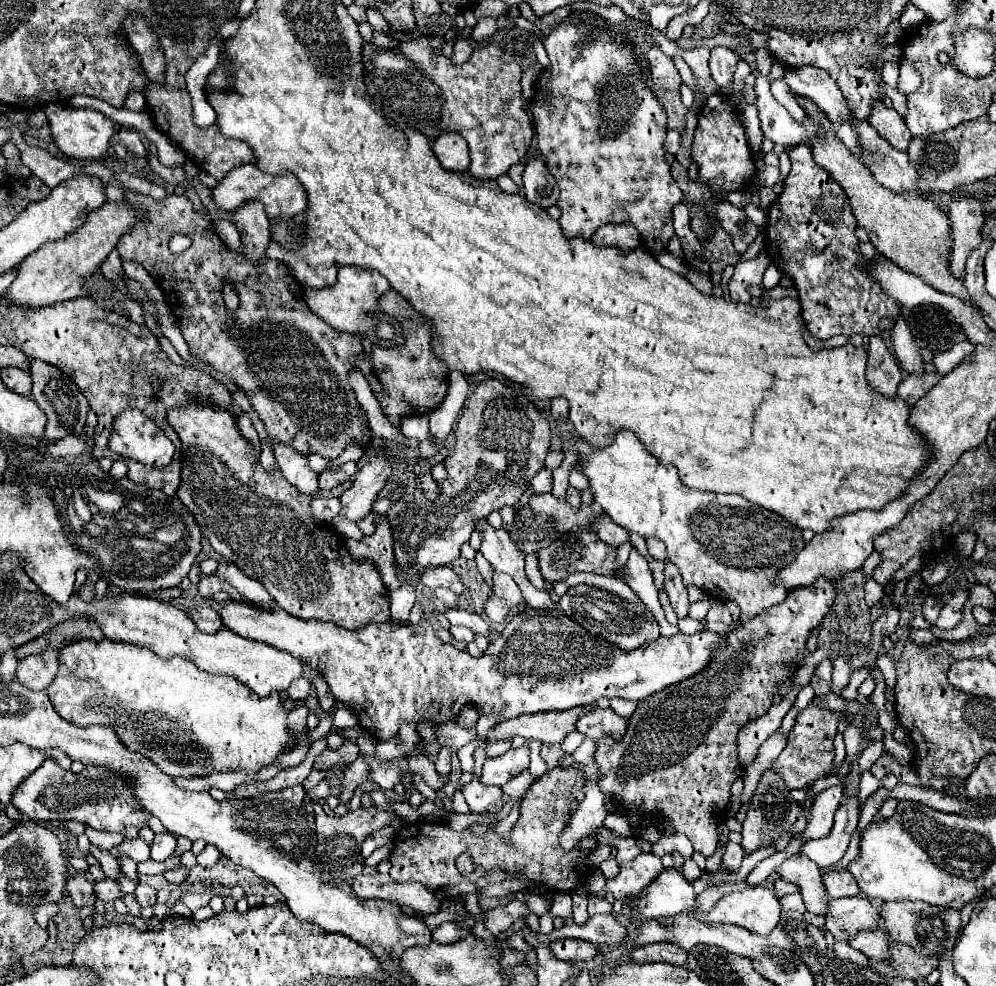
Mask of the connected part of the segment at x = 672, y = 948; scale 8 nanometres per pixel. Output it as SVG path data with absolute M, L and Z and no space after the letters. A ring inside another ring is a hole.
M647 944L633 948L631 958L635 962L667 962L669 964L685 964L687 952L675 944Z

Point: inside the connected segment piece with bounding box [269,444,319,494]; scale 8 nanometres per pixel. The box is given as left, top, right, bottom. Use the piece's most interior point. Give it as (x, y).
(294, 466)

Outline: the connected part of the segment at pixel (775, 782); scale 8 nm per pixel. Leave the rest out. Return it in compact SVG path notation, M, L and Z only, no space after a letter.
M767 768L761 774L759 786L753 792L753 798L751 798L751 804L749 804L749 810L747 810L747 818L743 822L743 830L741 830L743 842L741 842L741 846L747 852L753 852L765 842L779 840L797 822L797 814L799 814L799 804L789 796L789 788L785 786L785 780L777 774L777 770Z

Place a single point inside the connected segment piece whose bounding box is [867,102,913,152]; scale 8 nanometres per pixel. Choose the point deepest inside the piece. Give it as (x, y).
(887, 121)

